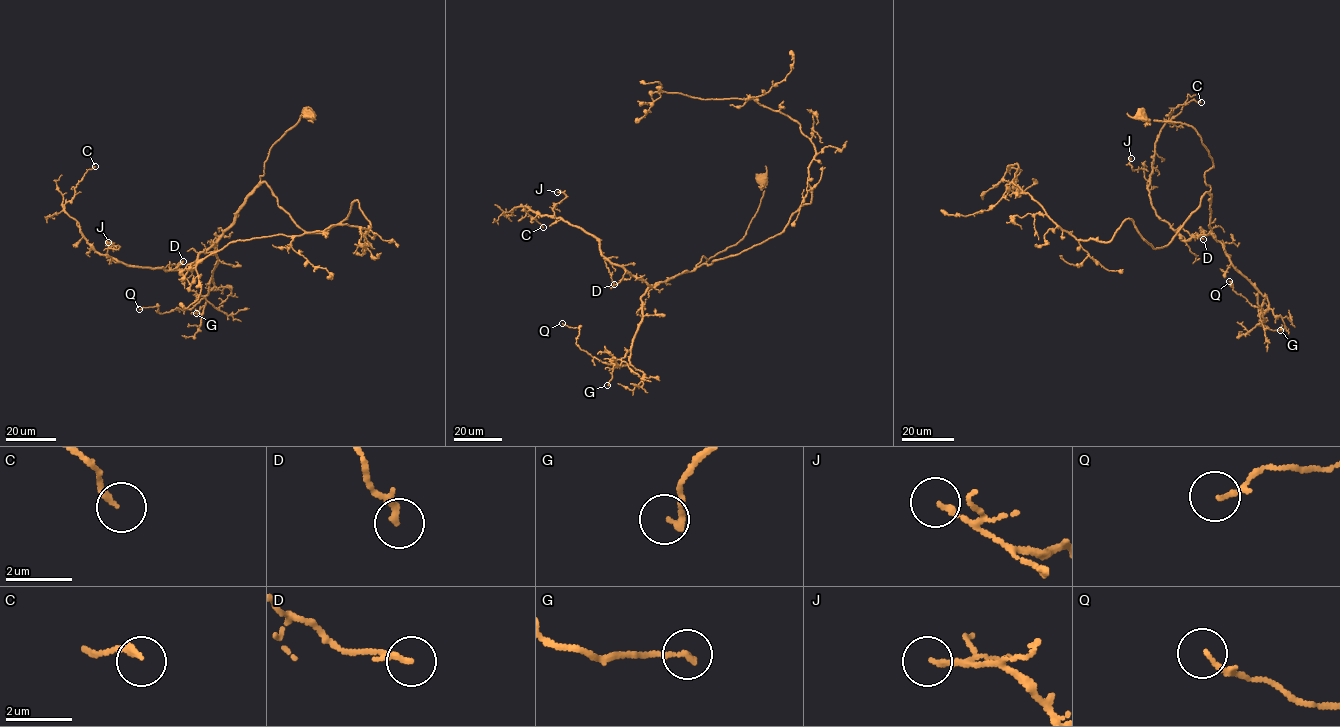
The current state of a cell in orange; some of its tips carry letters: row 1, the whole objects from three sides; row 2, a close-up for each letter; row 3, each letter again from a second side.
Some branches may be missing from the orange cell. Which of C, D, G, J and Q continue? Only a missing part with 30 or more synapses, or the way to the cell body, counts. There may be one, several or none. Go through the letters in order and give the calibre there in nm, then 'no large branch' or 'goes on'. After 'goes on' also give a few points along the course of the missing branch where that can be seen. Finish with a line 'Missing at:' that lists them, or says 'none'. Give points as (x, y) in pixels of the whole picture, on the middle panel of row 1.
C: 190 nm thick; no large branch
D: 200 nm thick; no large branch
G: 150 nm thick; no large branch
J: 140 nm thick; no large branch
Q: 130 nm thick; no large branch
Missing at: none

